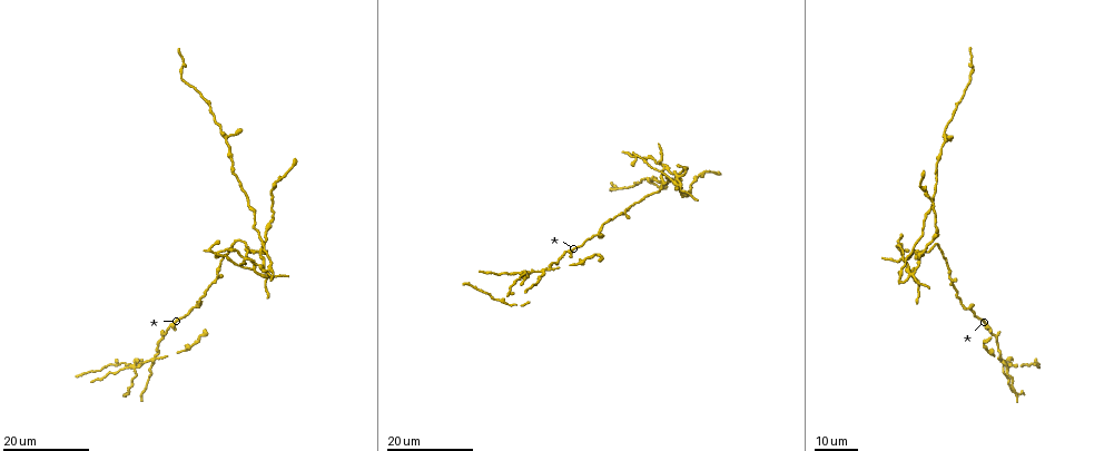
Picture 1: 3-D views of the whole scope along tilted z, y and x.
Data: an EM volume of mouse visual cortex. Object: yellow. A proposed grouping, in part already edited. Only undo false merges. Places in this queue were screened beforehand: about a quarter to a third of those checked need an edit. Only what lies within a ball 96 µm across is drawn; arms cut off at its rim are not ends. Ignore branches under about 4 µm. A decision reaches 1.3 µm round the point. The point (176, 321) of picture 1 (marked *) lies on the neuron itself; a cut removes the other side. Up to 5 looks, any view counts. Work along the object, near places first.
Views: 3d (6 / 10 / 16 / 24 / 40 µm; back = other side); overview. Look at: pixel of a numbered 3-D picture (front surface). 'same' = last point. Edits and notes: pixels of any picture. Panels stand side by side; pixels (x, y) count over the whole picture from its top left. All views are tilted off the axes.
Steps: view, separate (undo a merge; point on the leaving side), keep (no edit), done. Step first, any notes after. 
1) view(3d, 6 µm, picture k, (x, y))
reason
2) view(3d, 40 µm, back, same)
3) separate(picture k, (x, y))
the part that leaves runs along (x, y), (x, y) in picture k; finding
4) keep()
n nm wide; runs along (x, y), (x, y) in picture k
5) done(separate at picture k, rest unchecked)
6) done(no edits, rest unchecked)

view(3d, 16 µm, picture 1, (151, 376))
sudden change in width

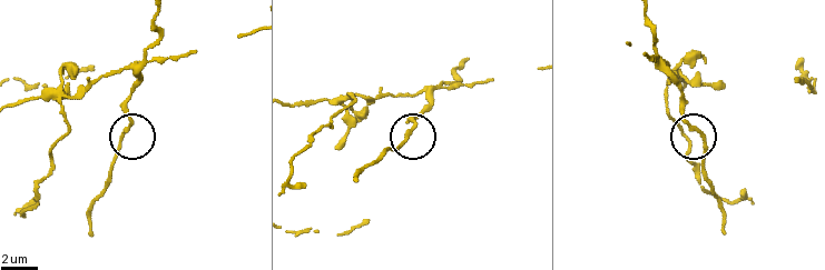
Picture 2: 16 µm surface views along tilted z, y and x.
view(3d, 6 µm, picture 2, (127, 128))
zoom in

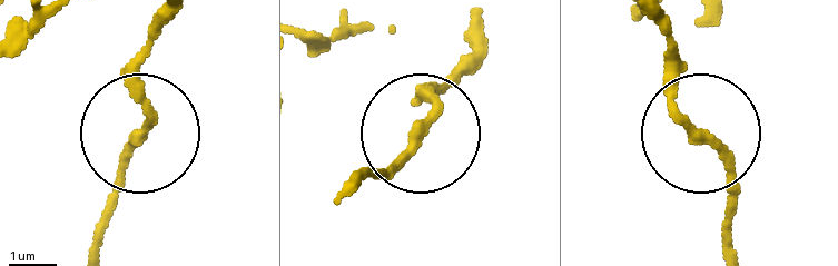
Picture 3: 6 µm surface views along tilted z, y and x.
keep()
runs along (644, 15), (667, 47), (671, 92), (721, 160), (732, 222) in picture 3; all the same neuron

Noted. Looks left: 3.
view(3d, 16 µm, picture 1, (548, 270))
side arm on a straight run

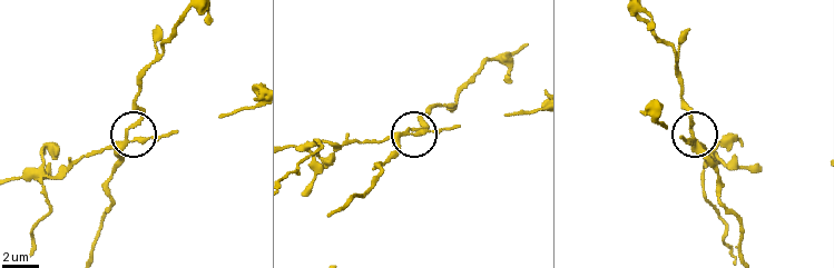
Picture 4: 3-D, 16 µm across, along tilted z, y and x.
view(3d, 10 µm, picture 4, (128, 140))

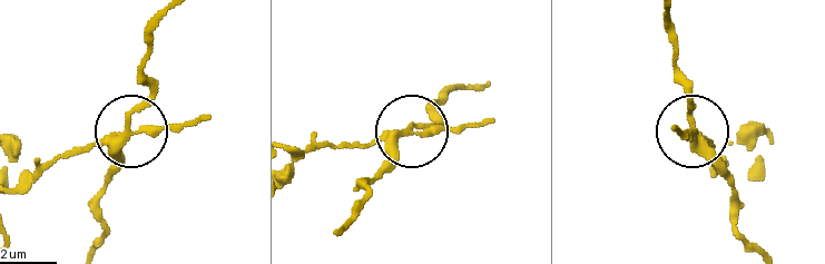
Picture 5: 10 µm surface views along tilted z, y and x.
keep()
3 arms; runs along (167, 12), (129, 128), (148, 135), (209, 117) in picture 5; all the same neuron

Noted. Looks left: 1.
done(no edits, rest unchecked)

